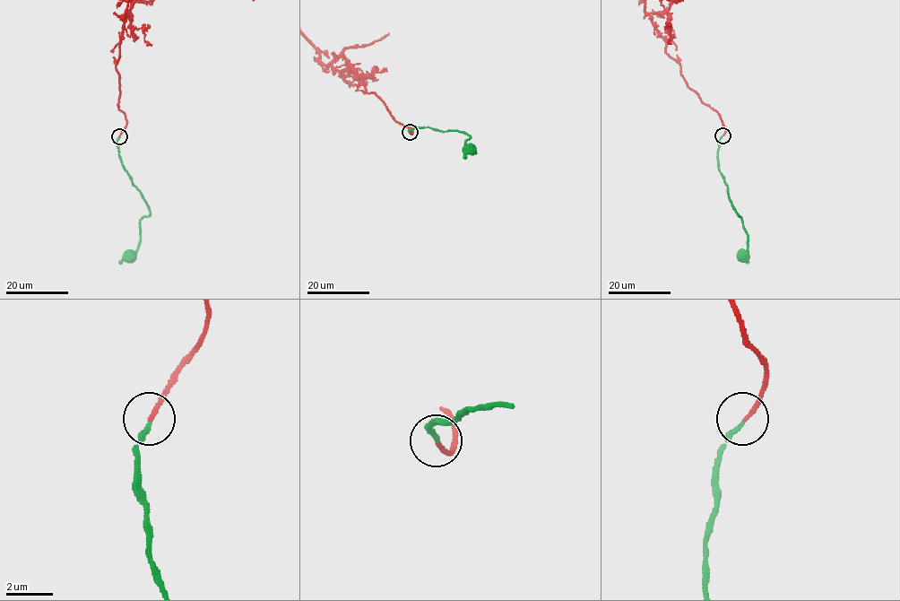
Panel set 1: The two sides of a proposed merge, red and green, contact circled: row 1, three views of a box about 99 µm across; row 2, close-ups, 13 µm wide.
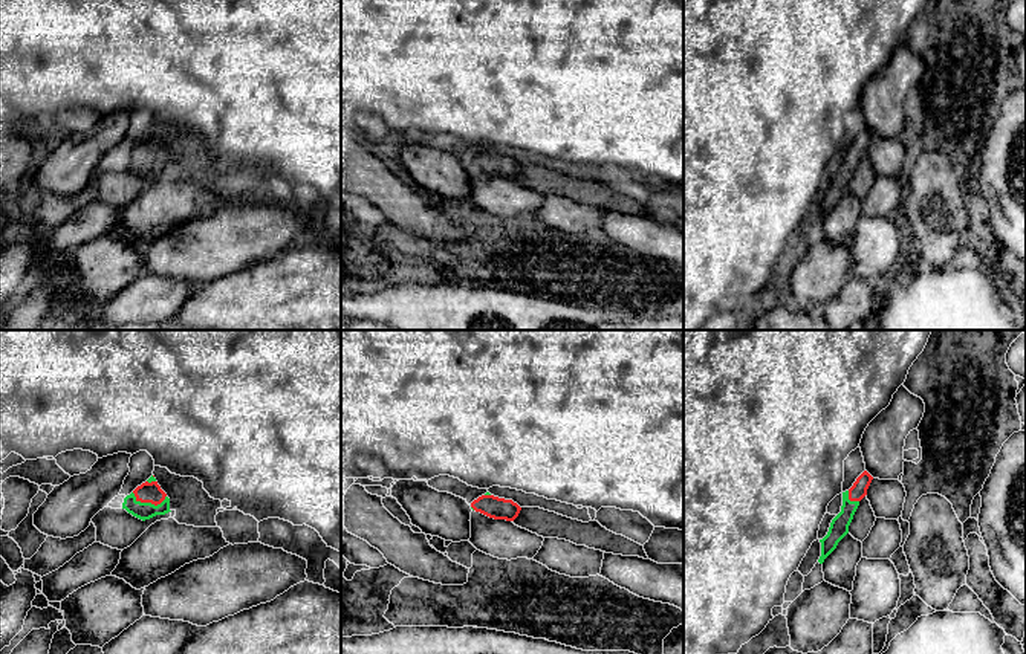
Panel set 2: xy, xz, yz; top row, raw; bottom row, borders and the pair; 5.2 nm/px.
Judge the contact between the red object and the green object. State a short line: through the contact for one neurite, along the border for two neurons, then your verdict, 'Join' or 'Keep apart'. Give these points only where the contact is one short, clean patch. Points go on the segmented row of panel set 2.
Line: xy (147, 492), (149, 501), (144, 511). Join

